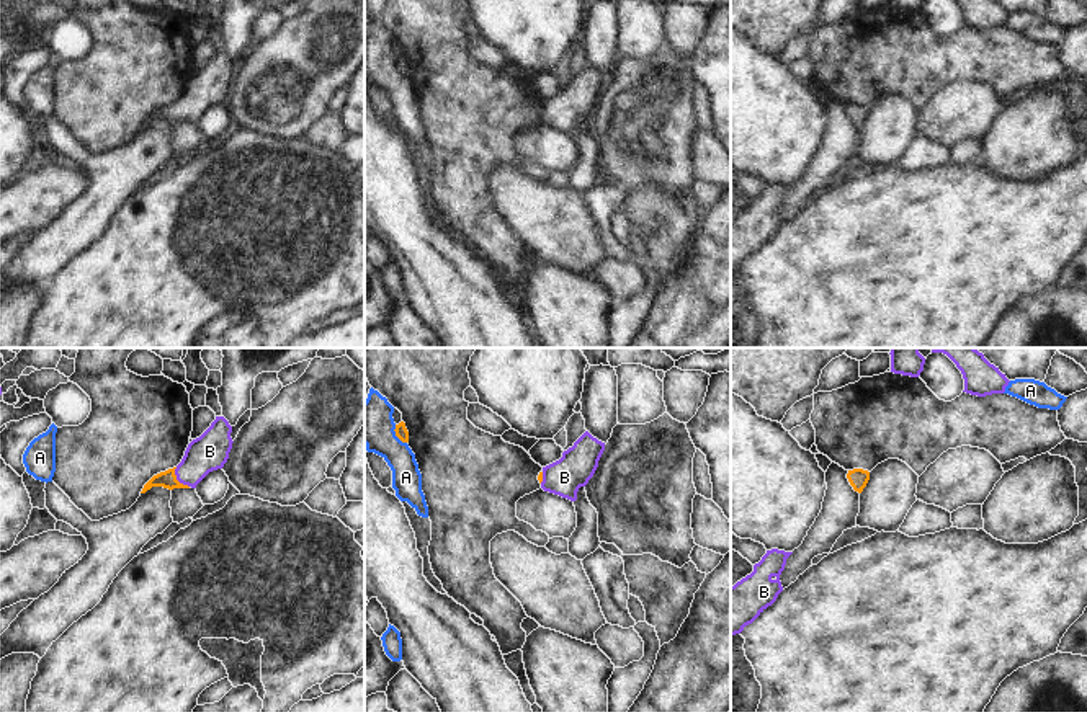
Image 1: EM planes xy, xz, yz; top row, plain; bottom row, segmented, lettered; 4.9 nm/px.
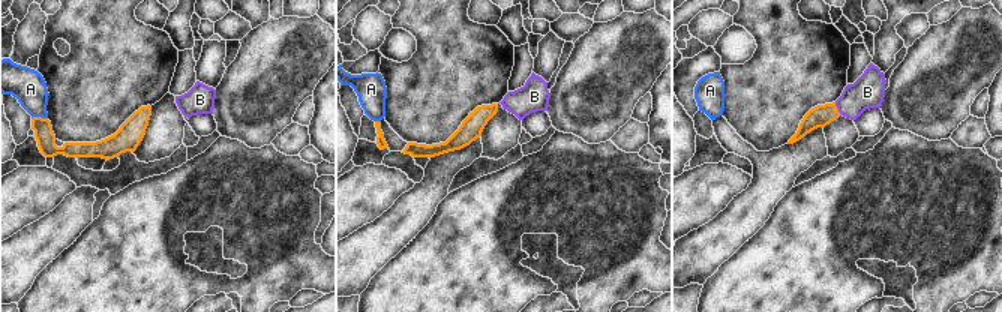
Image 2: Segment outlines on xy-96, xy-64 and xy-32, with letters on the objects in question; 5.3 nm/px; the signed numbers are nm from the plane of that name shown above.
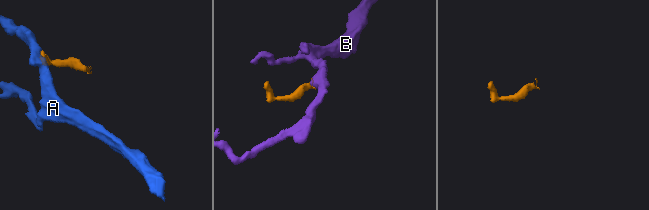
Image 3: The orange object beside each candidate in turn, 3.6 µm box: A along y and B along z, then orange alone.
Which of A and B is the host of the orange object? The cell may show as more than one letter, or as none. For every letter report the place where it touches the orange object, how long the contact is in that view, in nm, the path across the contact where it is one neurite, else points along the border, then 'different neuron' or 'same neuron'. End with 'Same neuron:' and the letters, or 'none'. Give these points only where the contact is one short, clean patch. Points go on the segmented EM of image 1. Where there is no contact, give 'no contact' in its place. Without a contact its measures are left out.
A: contact xz (396, 435); length 110 nm; border xz (394, 425), (394, 433), (406, 443); different neuron
B: contact xy (175, 479); length 120 nm; way xy (167, 479), (175, 479), (187, 474), (210, 451); same neuron
Same neuron: B

